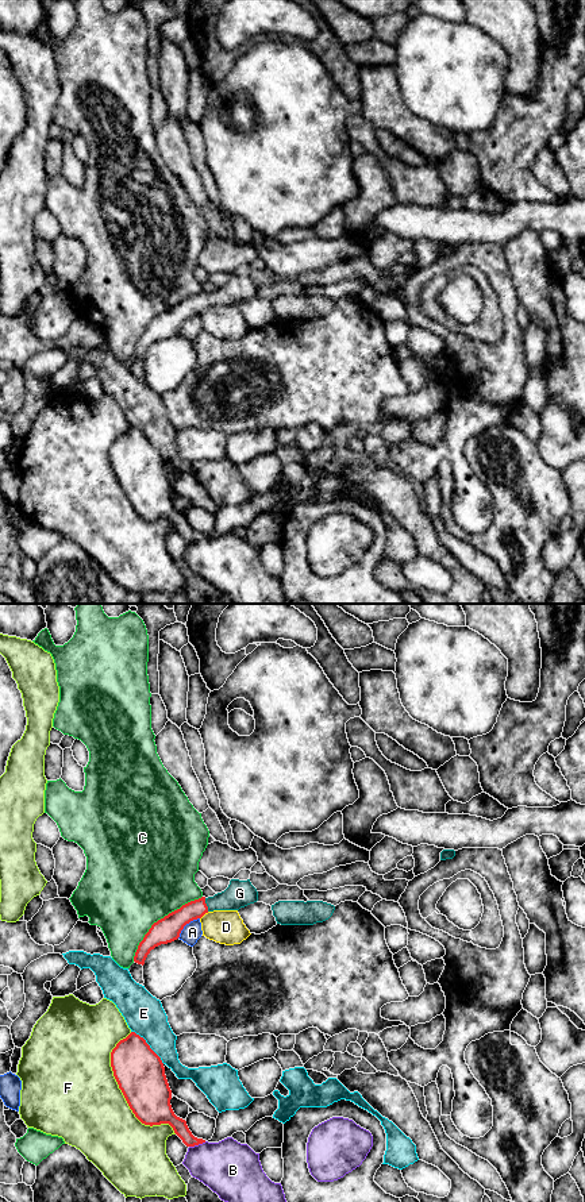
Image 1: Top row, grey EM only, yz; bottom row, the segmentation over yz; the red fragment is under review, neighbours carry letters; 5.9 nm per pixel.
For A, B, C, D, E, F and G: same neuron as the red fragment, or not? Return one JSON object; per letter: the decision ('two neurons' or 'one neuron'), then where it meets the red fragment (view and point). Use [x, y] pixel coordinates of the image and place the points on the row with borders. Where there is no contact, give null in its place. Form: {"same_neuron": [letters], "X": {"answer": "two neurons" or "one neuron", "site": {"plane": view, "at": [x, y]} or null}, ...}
{"same_neuron": ["G"], "A": {"answer": "two neurons", "site": {"plane": "yz", "at": [185, 924]}}, "B": {"answer": "two neurons", "site": {"plane": "yz", "at": [197, 1144]}}, "C": {"answer": "two neurons", "site": {"plane": "yz", "at": [158, 920]}}, "D": {"answer": "two neurons", "site": {"plane": "yz", "at": [204, 913]}}, "E": {"answer": "two neurons", "site": {"plane": "yz", "at": [149, 1046]}}, "F": {"answer": "two neurons", "site": {"plane": "yz", "at": [123, 1094]}}, "G": {"answer": "one neuron", "site": {"plane": "yz", "at": [206, 905]}}}

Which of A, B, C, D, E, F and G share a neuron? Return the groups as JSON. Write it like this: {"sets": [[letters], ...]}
{"sets": [["A"], ["B"], ["C"], ["D"], ["E"], ["F"], ["G"]]}

